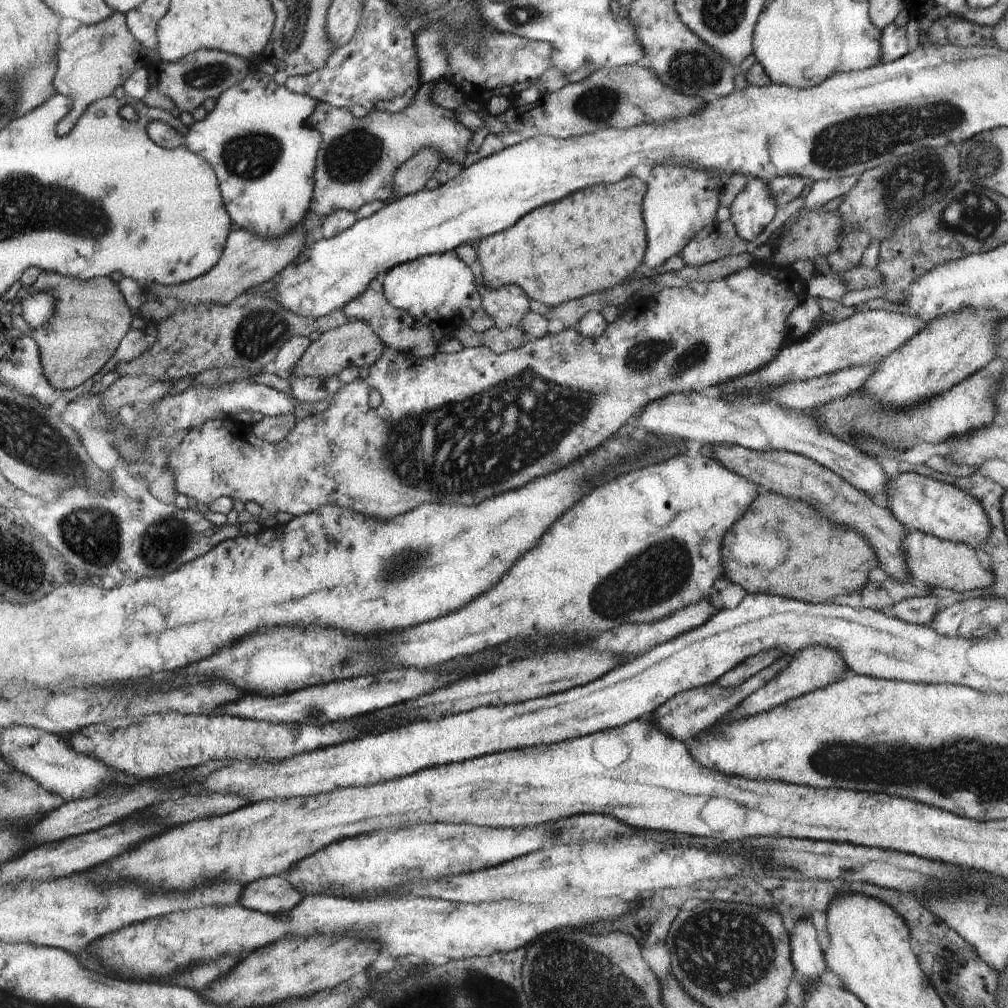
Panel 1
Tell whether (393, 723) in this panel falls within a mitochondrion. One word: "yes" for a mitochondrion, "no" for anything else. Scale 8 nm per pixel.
no

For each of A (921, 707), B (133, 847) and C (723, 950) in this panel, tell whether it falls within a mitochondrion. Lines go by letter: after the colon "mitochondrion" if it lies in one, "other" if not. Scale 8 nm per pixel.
A: other
B: other
C: mitochondrion

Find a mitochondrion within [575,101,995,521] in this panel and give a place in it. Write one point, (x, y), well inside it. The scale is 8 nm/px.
(906, 186)

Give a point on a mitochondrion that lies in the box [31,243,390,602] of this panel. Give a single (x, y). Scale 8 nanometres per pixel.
(94, 536)

